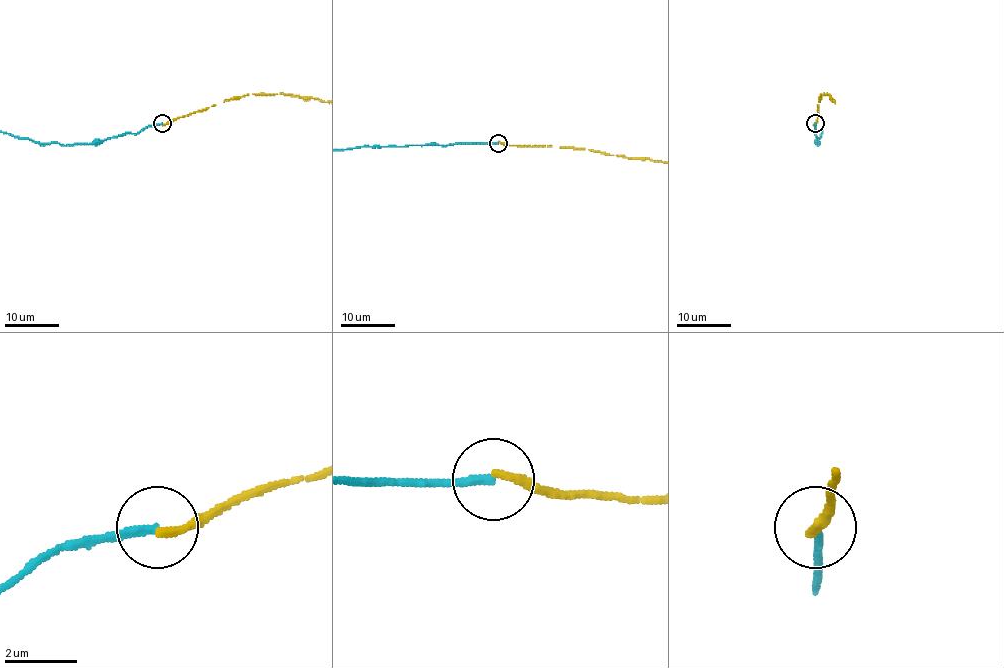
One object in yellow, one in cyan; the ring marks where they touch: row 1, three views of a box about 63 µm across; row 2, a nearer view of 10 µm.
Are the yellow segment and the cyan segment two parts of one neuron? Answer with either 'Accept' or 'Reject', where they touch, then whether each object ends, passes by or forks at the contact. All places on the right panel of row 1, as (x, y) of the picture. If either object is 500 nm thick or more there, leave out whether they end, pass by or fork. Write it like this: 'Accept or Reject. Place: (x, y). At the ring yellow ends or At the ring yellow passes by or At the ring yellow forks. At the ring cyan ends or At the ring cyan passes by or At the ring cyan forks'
Reject. Place: (815, 123). At the ring yellow ends. At the ring cyan ends

